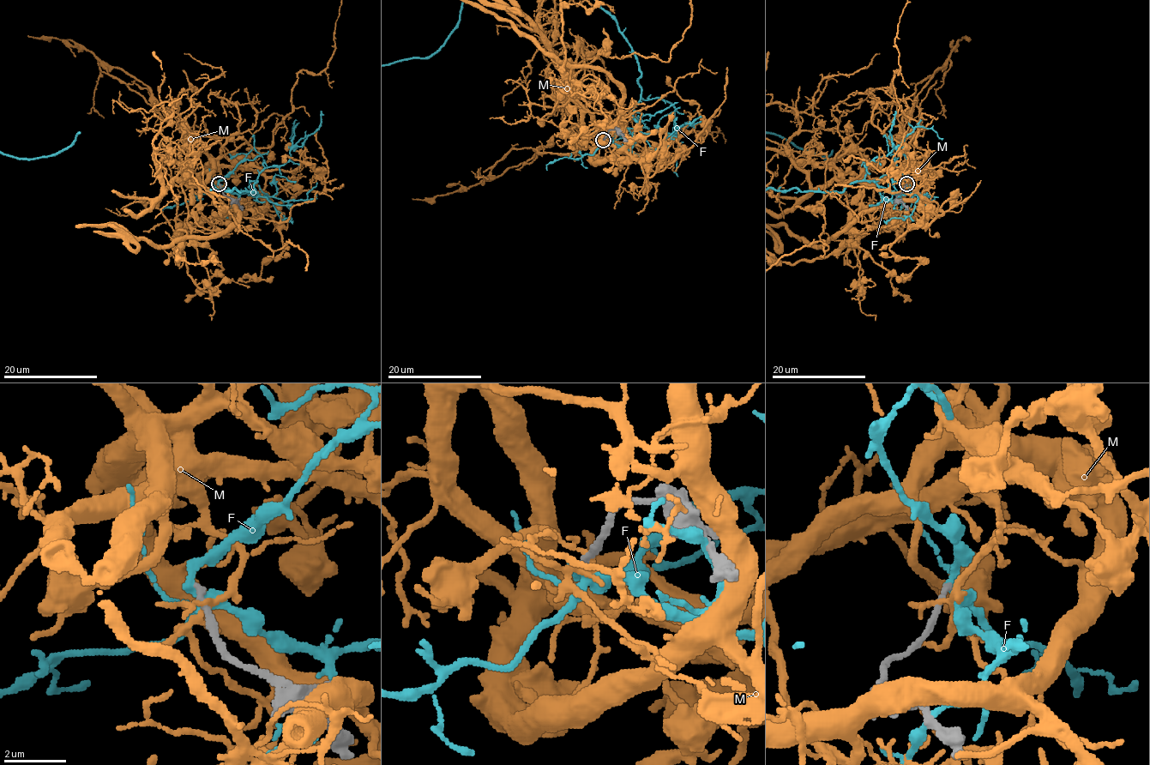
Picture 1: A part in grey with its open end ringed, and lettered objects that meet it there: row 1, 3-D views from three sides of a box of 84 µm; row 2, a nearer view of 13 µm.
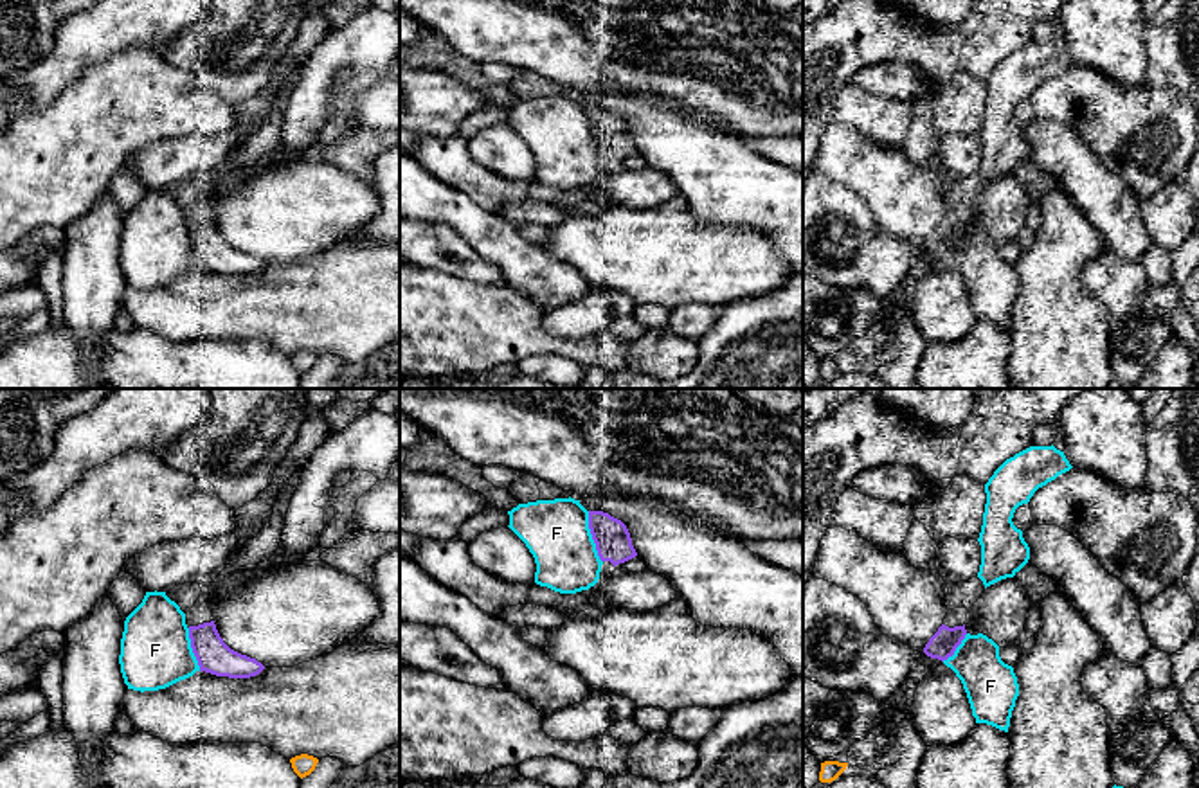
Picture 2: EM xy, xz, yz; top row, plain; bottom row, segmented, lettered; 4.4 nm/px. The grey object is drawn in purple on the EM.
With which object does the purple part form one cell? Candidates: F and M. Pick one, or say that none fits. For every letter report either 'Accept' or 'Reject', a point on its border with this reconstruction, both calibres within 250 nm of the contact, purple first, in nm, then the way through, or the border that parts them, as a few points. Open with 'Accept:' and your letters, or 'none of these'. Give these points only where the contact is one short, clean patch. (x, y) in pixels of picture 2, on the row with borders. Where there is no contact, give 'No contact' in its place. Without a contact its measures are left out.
Accept: none of these
F: Reject. Touches purple at xz (593, 537). Thickness 160 nm (purple) against 300 nm
M: Reject. No contact

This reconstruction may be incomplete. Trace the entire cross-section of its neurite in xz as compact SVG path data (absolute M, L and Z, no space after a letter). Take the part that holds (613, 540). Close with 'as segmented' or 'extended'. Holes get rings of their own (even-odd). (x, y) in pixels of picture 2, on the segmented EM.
M589 511L589 529L603 565L598 583L576 594L560 594L536 583L508 583L477 567L470 560L468 543L461 538L423 538L414 549L412 560L437 583L468 597L495 617L504 608L517 604L536 604L574 615L590 610L590 595L612 576L619 563L637 556L627 525L609 513Z; extended

